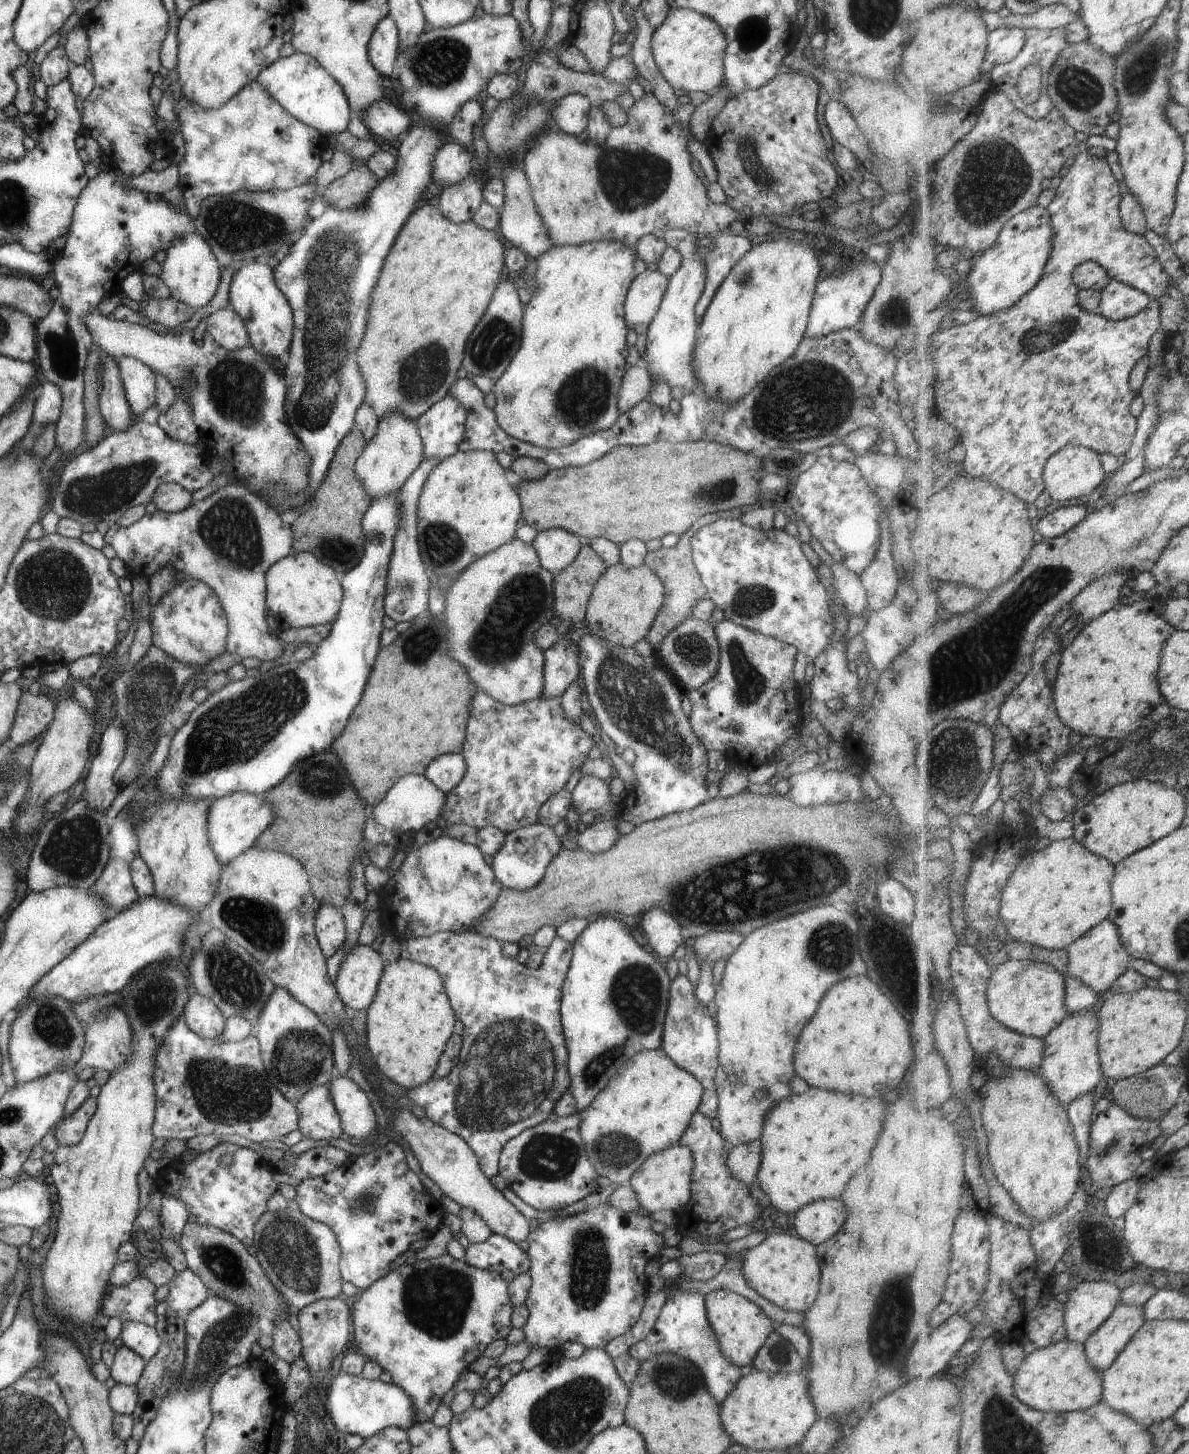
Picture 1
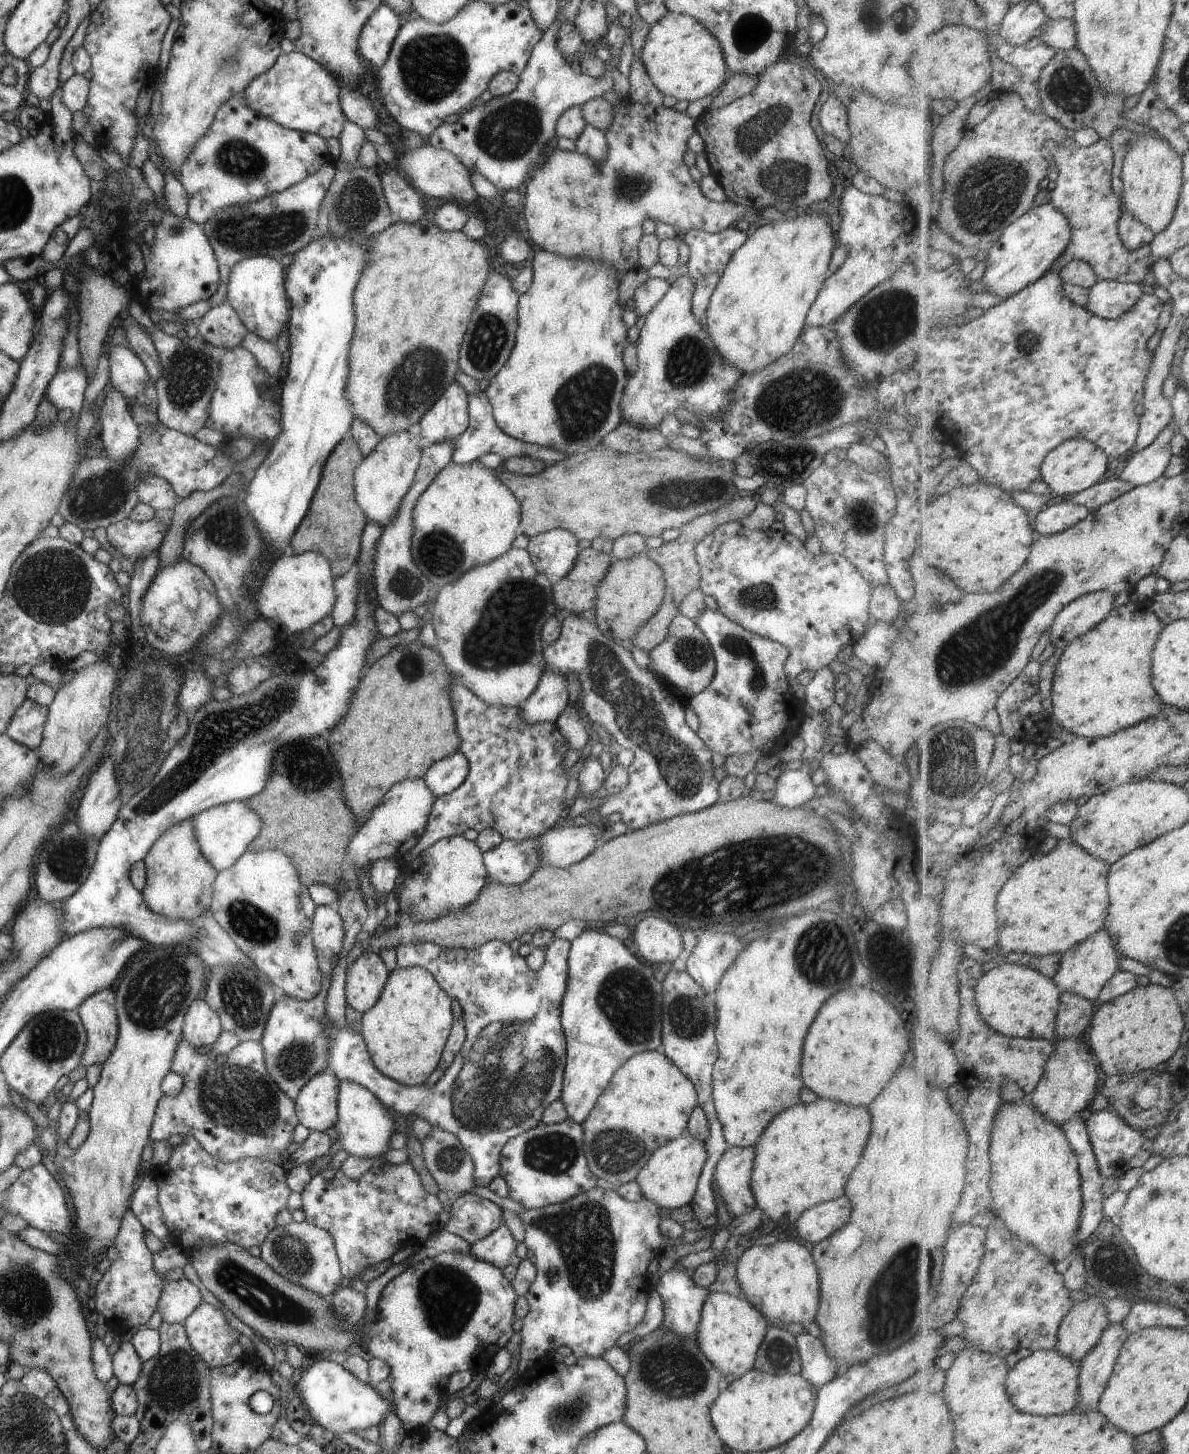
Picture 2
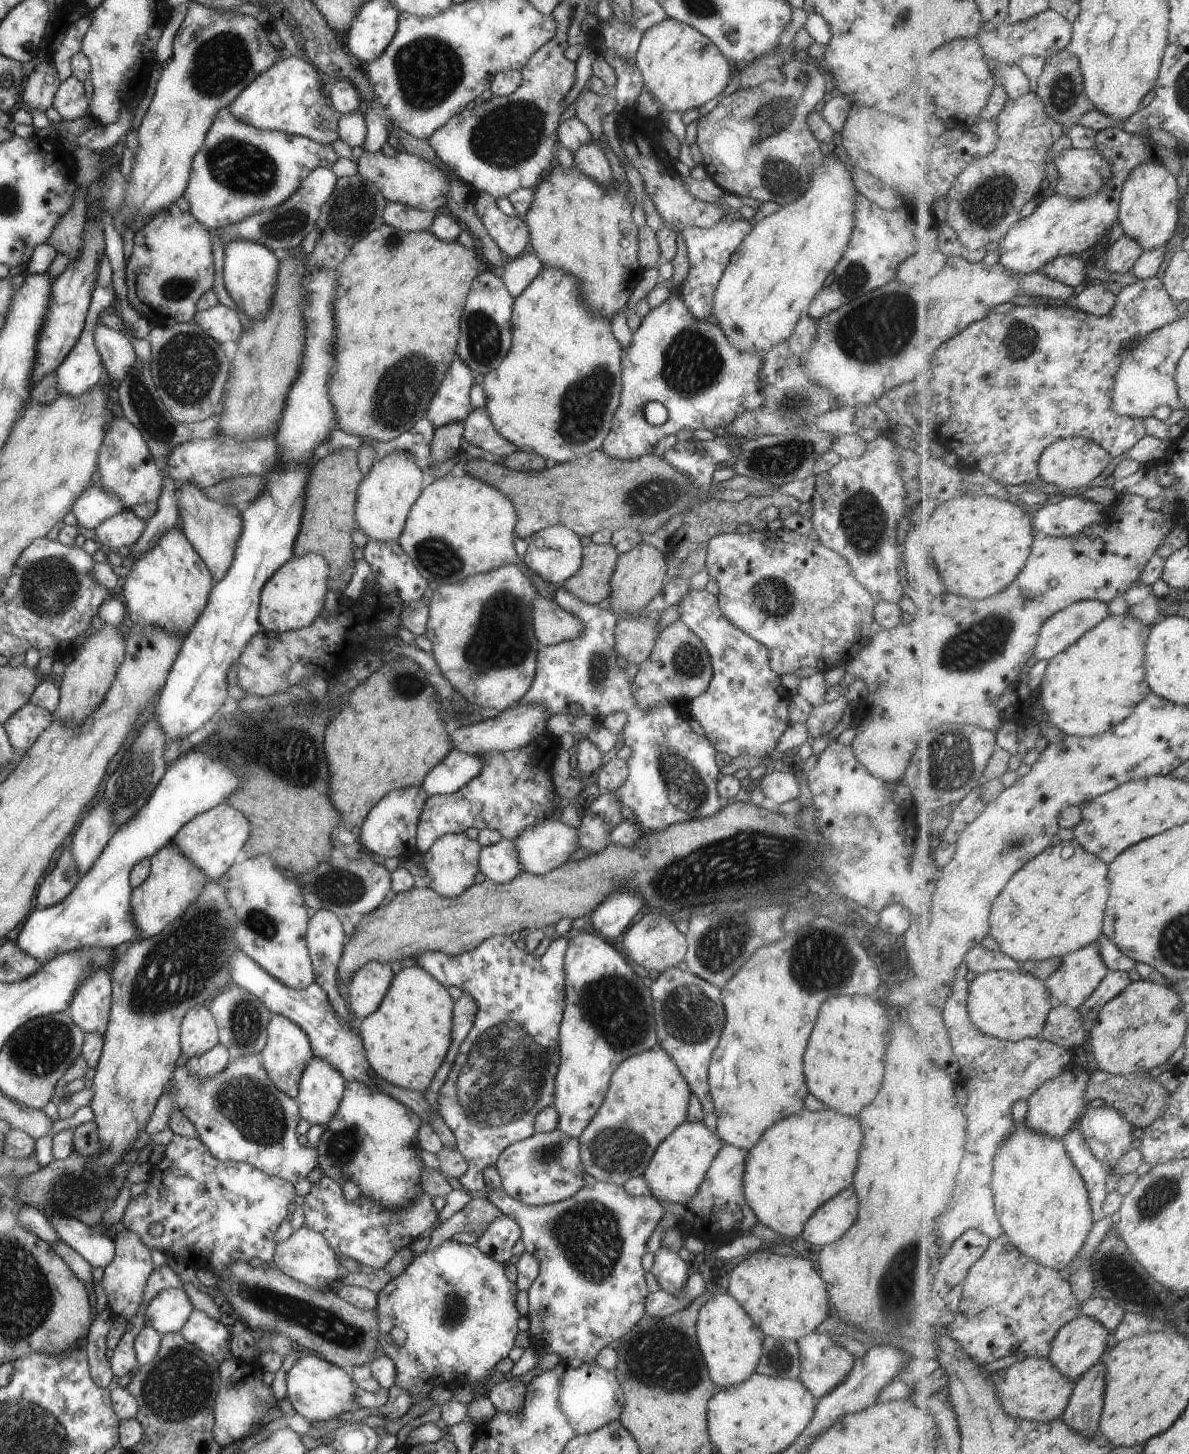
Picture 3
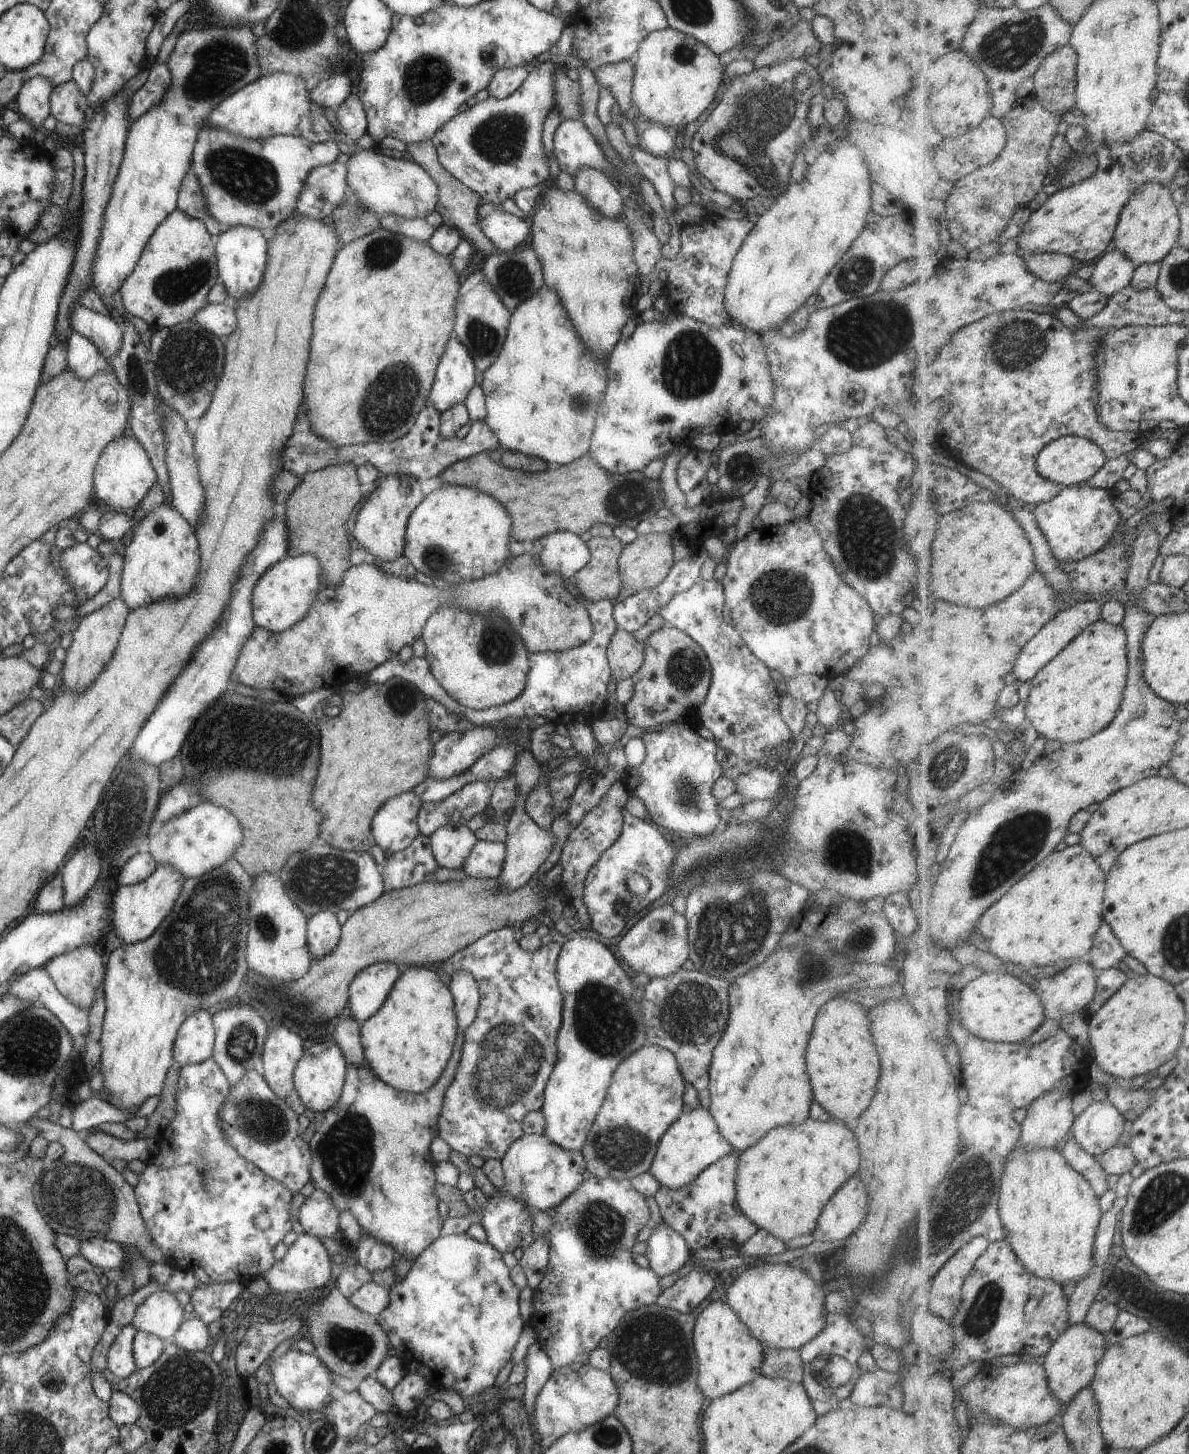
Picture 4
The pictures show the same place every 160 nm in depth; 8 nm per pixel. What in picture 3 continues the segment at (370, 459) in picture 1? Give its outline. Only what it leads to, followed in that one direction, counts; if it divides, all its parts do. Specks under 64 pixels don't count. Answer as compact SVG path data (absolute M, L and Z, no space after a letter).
M402 450L391 451L381 458L376 458L369 468L369 472L363 476L357 485L356 501L354 504L354 519L356 526L367 538L385 542L395 540L401 534L404 522L411 504L415 502L421 492L421 470L415 462L413 455Z

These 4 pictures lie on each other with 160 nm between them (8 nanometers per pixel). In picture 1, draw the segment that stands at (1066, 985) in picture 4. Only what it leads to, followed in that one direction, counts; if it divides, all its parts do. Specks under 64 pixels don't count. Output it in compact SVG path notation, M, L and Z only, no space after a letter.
M1111 919L1100 922L1093 930L1081 935L1068 946L1068 974L1081 979L1088 984L1101 998L1107 996L1112 986L1127 972L1131 966L1132 957L1121 940L1120 928Z

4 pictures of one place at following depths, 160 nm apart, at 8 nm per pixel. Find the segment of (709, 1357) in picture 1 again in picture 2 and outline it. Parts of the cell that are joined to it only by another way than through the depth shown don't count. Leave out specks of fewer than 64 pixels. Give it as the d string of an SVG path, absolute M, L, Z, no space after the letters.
M674 1265L659 1277L659 1282L653 1288L664 1304L660 1328L697 1342L700 1310L708 1293L706 1288L698 1287L691 1277L681 1271Z

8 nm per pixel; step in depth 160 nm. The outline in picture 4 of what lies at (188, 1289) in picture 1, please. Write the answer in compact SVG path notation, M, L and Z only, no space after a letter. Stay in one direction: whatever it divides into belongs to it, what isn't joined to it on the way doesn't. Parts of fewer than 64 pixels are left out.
M156 1291L136 1307L130 1323L137 1331L147 1331L167 1341L182 1322L183 1307L174 1293Z

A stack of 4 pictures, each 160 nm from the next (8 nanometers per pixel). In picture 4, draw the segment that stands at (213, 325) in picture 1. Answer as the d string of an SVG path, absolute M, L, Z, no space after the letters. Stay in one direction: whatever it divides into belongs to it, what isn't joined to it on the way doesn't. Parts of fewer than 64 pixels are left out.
M207 303L192 318L201 328L221 339L227 338L235 328L234 310L223 303Z

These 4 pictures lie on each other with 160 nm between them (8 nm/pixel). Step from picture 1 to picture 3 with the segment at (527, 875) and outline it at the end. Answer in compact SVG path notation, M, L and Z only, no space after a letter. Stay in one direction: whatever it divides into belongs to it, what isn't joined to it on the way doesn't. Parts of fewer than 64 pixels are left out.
M501 837L496 843L481 847L478 870L494 883L508 883L521 872L515 845Z

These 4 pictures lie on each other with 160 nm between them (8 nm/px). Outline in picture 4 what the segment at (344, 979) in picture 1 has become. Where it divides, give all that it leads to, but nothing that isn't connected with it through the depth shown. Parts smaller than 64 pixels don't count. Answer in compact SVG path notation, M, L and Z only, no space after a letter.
M373 963L362 968L348 986L350 1016L361 1024L377 1012L399 975L393 963Z

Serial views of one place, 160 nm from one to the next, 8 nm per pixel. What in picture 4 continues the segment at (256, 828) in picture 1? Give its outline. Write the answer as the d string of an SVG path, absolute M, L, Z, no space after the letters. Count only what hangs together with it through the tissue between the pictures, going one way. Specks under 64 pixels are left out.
M203 801L157 825L148 835L147 850L157 865L168 864L187 878L200 877L231 858L241 837L242 830L233 813L212 802Z

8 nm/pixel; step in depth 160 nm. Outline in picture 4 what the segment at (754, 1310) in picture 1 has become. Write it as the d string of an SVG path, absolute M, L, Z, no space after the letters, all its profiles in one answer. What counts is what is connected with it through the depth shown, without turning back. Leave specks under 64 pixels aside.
M716 1300L702 1309L695 1318L692 1334L698 1364L696 1385L706 1401L733 1392L760 1374L762 1344L750 1335L726 1302Z

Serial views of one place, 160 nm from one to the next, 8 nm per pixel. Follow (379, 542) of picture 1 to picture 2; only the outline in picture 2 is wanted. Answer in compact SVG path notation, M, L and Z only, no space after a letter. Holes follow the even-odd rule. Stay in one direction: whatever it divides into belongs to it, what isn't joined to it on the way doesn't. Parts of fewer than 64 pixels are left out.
M371 521L363 527L360 551L356 557L358 593L353 619L340 628L339 643L326 653L322 662L291 673L271 675L249 692L229 695L222 701L209 699L188 716L187 731L166 752L151 782L146 783L125 804L122 803L115 820L100 838L85 882L62 901L64 938L97 927L115 926L149 944L175 946L186 943L207 968L235 963L253 969L262 981L269 983L265 974L254 968L254 964L223 932L209 911L191 920L171 920L155 914L146 906L141 893L133 888L129 871L135 861L142 860L153 841L173 824L191 819L209 807L229 801L244 801L257 794L269 780L273 756L281 746L299 738L319 736L321 732L333 728L345 714L350 696L366 669L365 652L373 640L380 638L368 594L374 591L373 559L382 528L379 523ZM253 748L255 766L243 766L253 756Z

